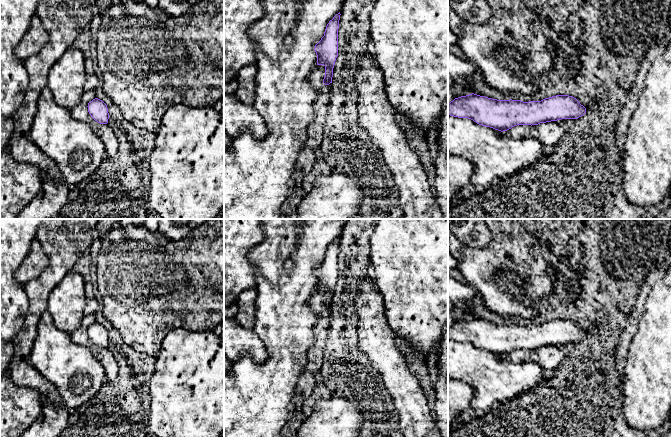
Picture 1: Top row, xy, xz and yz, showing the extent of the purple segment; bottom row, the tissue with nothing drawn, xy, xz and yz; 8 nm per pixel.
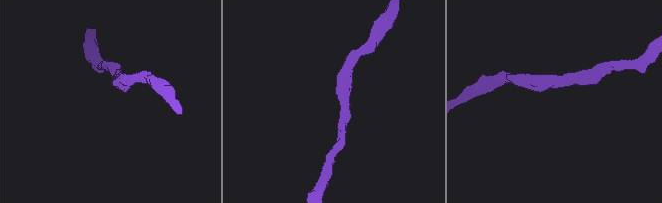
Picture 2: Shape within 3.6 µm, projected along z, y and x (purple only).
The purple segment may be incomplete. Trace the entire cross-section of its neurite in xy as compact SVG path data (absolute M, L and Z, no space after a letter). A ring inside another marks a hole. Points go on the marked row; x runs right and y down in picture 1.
M95 98L88 103L88 112L91 117L100 124L107 124L109 113L107 105L100 99Z

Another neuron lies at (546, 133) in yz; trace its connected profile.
M561 119L538 125L517 125L507 131L503 136L513 139L536 138L546 146L554 147L558 140L570 130L570 119Z

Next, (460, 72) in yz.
M448 51L448 104L455 98L471 94L468 83L476 75L476 68L471 62Z

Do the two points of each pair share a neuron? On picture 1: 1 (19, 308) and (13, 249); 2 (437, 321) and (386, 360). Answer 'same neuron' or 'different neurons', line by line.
1: same neuron
2: different neurons

